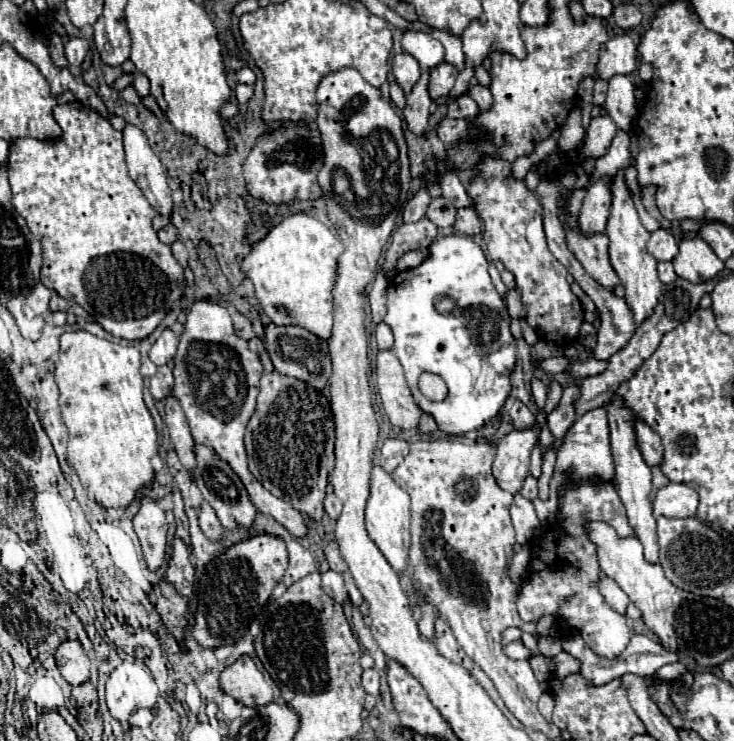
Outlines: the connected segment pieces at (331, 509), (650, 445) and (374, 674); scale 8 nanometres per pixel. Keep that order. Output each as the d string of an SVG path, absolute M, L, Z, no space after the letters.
M329 493L325 497L325 513L331 517L331 519L337 519L339 513L341 513L341 501L335 497L335 493Z
M637 421L635 423L635 431L637 431L637 445L643 453L643 459L649 467L653 465L661 465L663 463L663 443L661 437L645 423L645 421Z
M375 667L363 671L363 689L371 695L379 695L379 671Z

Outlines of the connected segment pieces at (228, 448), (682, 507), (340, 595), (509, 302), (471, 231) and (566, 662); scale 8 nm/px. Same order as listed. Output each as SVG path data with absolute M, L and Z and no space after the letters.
M199 299L193 303L187 313L185 331L179 337L179 349L173 357L173 375L175 387L171 395L181 403L195 443L207 445L215 451L219 459L225 459L225 463L229 463L229 467L235 475L239 475L245 489L249 491L251 501L261 513L267 511L283 527L287 527L291 535L303 537L307 533L303 515L283 499L265 491L265 487L251 475L247 467L243 435L247 421L255 411L263 365L259 355L249 351L247 341L235 333L231 315L225 305L213 299Z
M669 483L667 487L657 491L657 497L653 501L653 515L659 517L695 517L699 505L699 495L693 491L693 487L687 487L683 483Z
M327 571L323 573L323 591L333 597L335 601L343 603L347 599L347 589L343 583L343 575L335 573L335 571Z
M509 289L507 295L505 295L505 305L507 305L507 311L511 317L515 319L521 319L525 315L523 311L523 303L521 303L521 295L515 291L515 289Z
M473 207L457 209L457 217L455 217L455 223L453 223L453 229L455 229L455 233L473 237L473 235L481 233L481 219L475 213Z
M559 653L555 659L551 659L549 669L555 679L565 679L565 675L573 675L579 671L579 661L567 653Z

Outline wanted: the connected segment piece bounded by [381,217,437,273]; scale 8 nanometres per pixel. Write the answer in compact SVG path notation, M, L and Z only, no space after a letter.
M425 217L417 223L407 223L401 225L395 233L393 233L393 243L391 247L385 251L385 261L383 261L383 271L391 271L399 257L403 257L407 251L415 251L415 249L423 249L429 247L429 243L437 237L437 227Z

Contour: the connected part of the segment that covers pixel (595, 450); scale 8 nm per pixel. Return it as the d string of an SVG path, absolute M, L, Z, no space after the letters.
M603 407L591 409L587 411L583 417L579 417L573 427L567 431L563 445L557 451L557 465L555 465L555 473L551 479L551 497L555 497L557 489L567 485L565 479L565 471L573 471L575 477L579 479L587 479L587 477L601 477L603 481L609 481L615 477L615 467L613 467L613 455L611 455L611 447L609 447L609 425L607 425L607 411Z

